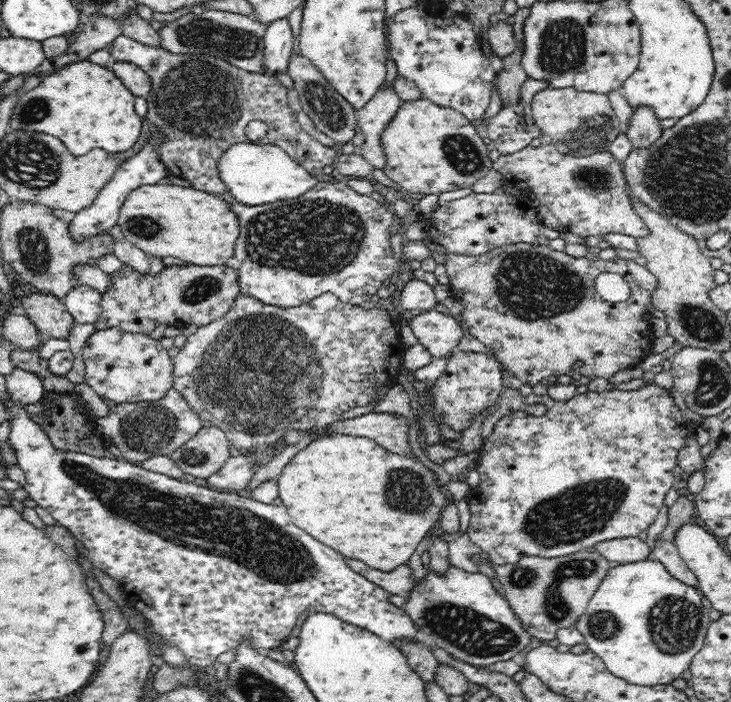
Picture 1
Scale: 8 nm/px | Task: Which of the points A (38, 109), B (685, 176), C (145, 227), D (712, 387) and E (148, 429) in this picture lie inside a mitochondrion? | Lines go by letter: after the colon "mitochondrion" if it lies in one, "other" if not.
A: mitochondrion
B: mitochondrion
C: mitochondrion
D: mitochondrion
E: mitochondrion

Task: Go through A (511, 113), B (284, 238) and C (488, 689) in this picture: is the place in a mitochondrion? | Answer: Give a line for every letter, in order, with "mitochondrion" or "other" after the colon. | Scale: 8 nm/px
A: other
B: mitochondrion
C: other

